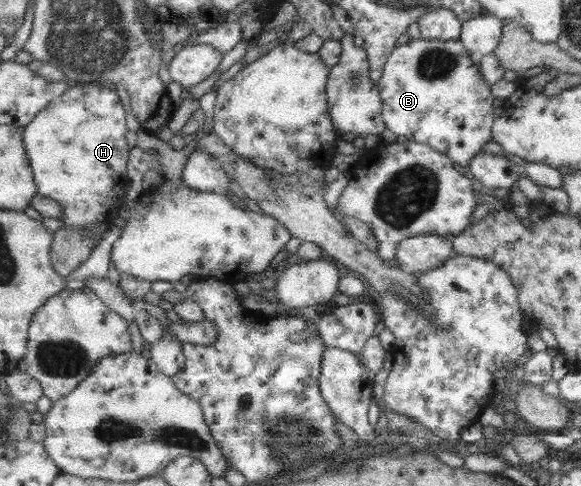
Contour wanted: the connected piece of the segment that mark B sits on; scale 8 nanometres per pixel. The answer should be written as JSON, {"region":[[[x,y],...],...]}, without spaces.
{"region":[[[425,38],[410,39],[404,44],[397,44],[393,51],[390,53],[388,60],[385,63],[385,67],[382,71],[381,80],[379,80],[379,95],[383,102],[382,117],[387,128],[389,128],[396,136],[403,135],[408,140],[427,144],[431,148],[436,149],[441,153],[445,153],[447,157],[451,158],[453,162],[457,164],[460,169],[468,171],[469,162],[473,156],[479,152],[484,151],[485,145],[492,139],[492,125],[495,115],[493,114],[493,100],[494,97],[491,94],[490,86],[487,85],[485,79],[481,76],[479,68],[474,65],[474,56],[471,55],[468,49],[461,43],[459,39],[453,40],[426,40]]]}

